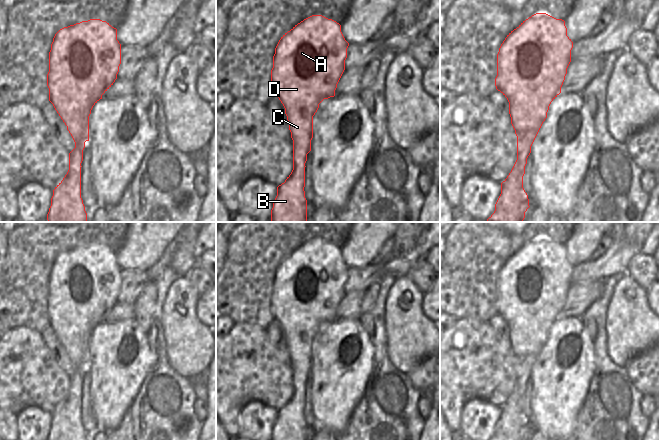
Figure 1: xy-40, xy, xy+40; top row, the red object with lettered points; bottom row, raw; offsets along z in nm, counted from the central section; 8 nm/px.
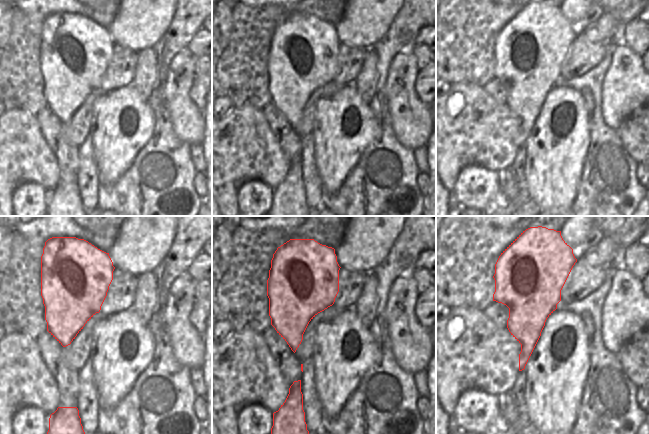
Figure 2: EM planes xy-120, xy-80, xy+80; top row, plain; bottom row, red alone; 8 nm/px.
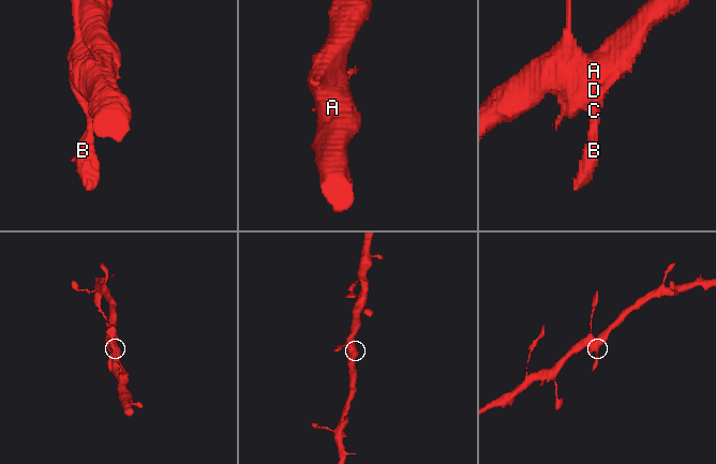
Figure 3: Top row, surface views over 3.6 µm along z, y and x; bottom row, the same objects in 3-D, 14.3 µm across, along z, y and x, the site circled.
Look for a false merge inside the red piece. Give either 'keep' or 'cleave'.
keep

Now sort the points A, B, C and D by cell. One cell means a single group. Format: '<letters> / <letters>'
A B C D

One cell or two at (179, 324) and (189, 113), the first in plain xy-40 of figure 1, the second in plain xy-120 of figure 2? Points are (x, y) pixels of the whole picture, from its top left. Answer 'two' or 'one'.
one

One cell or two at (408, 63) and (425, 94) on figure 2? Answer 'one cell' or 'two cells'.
two cells

